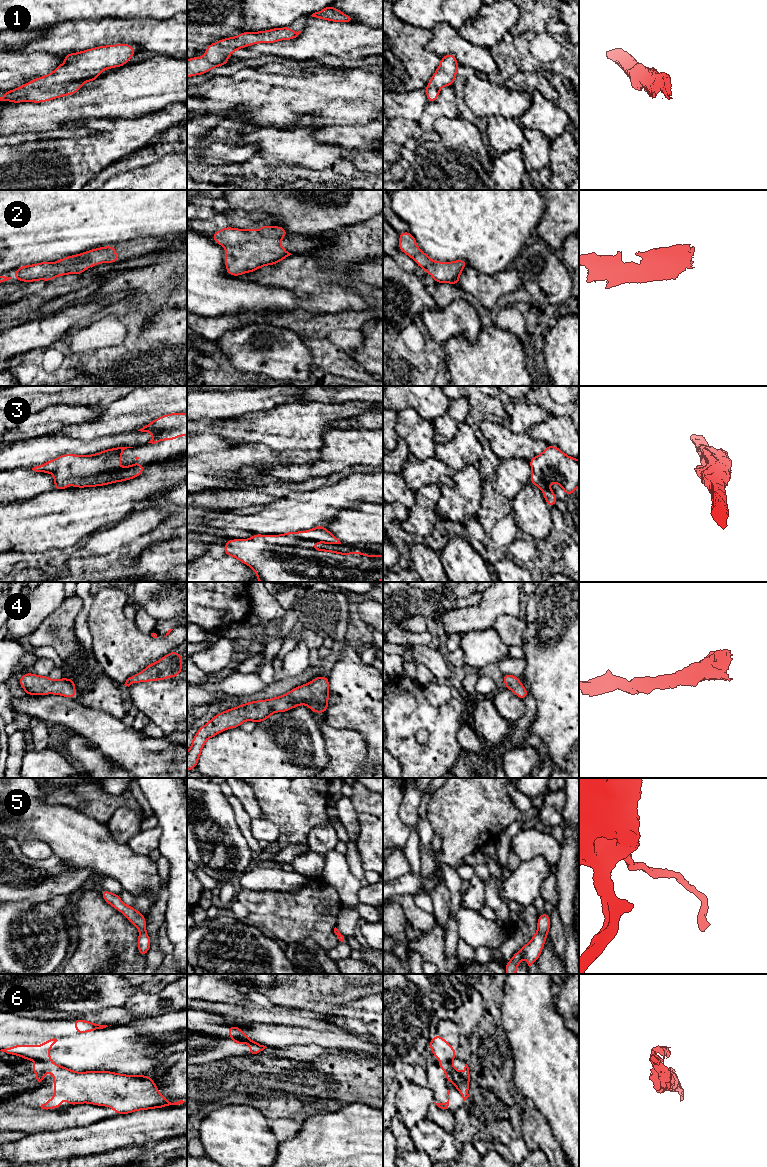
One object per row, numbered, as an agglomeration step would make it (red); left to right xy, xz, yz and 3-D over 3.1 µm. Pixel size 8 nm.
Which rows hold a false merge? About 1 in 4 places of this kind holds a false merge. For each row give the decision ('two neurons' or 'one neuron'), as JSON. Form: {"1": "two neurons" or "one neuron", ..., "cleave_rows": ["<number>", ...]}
{"1": "one neuron", "2": "one neuron", "3": "one neuron", "4": "one neuron", "5": "one neuron", "6": "two neurons", "cleave_rows": ["6"]}

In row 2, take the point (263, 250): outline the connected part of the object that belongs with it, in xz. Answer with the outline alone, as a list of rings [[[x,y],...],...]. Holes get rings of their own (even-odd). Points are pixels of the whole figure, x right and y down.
[[[227,224],[226,228],[214,232],[211,236],[216,243],[226,248],[226,272],[232,276],[240,276],[263,266],[276,264],[292,255],[280,245],[282,238],[287,235],[289,233],[281,226],[263,225],[260,230],[252,230],[230,228]]]

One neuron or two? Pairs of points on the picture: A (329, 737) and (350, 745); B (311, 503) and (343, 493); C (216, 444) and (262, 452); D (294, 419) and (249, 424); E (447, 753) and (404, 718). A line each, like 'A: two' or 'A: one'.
A: one
B: one
C: two
D: one
E: one

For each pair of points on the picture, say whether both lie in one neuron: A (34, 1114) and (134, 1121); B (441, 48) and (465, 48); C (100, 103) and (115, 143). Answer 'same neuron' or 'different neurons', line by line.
A: different neurons
B: same neuron
C: different neurons

